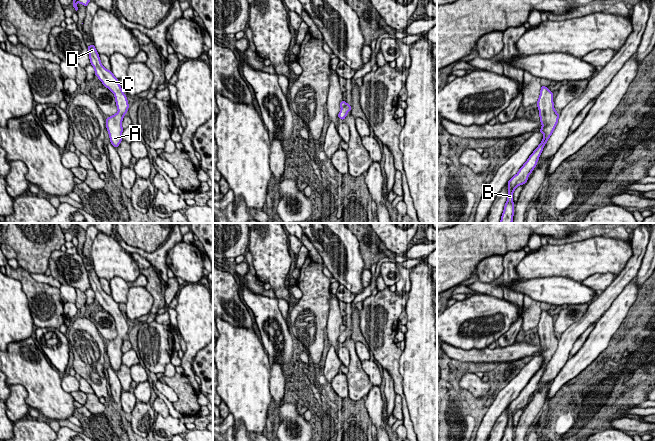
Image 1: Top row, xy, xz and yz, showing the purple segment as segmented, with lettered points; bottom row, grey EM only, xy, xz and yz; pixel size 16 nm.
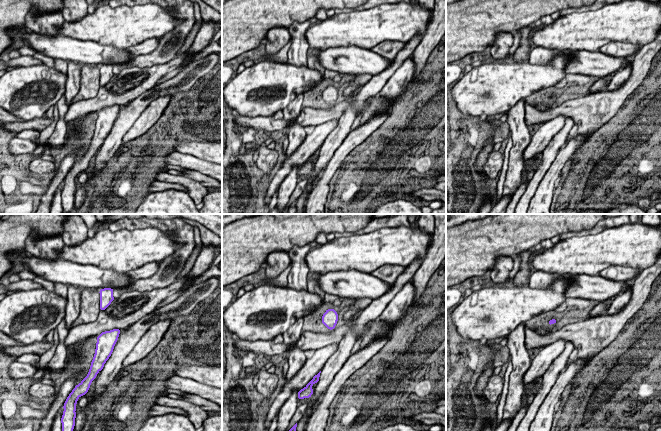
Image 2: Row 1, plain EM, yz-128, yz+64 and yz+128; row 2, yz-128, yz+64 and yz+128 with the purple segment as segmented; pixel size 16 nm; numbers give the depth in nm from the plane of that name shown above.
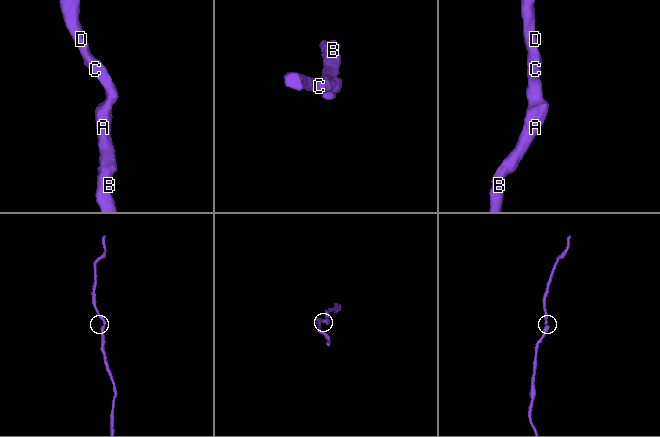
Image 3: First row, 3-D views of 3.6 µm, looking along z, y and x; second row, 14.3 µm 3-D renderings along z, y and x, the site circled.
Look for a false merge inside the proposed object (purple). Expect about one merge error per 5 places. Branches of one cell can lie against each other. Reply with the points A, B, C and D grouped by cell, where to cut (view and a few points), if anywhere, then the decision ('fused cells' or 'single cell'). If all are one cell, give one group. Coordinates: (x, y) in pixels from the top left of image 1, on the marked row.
A B C D | no cut | single cell

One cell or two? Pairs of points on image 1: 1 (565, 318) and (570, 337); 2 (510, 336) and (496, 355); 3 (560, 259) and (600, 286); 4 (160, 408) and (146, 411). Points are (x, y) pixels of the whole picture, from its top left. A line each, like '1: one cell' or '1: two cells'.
1: two cells
2: two cells
3: two cells
4: two cells

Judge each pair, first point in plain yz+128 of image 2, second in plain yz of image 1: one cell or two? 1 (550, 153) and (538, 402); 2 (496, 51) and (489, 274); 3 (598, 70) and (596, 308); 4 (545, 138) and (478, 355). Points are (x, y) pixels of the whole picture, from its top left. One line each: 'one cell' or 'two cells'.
1: two cells
2: one cell
3: two cells
4: two cells

